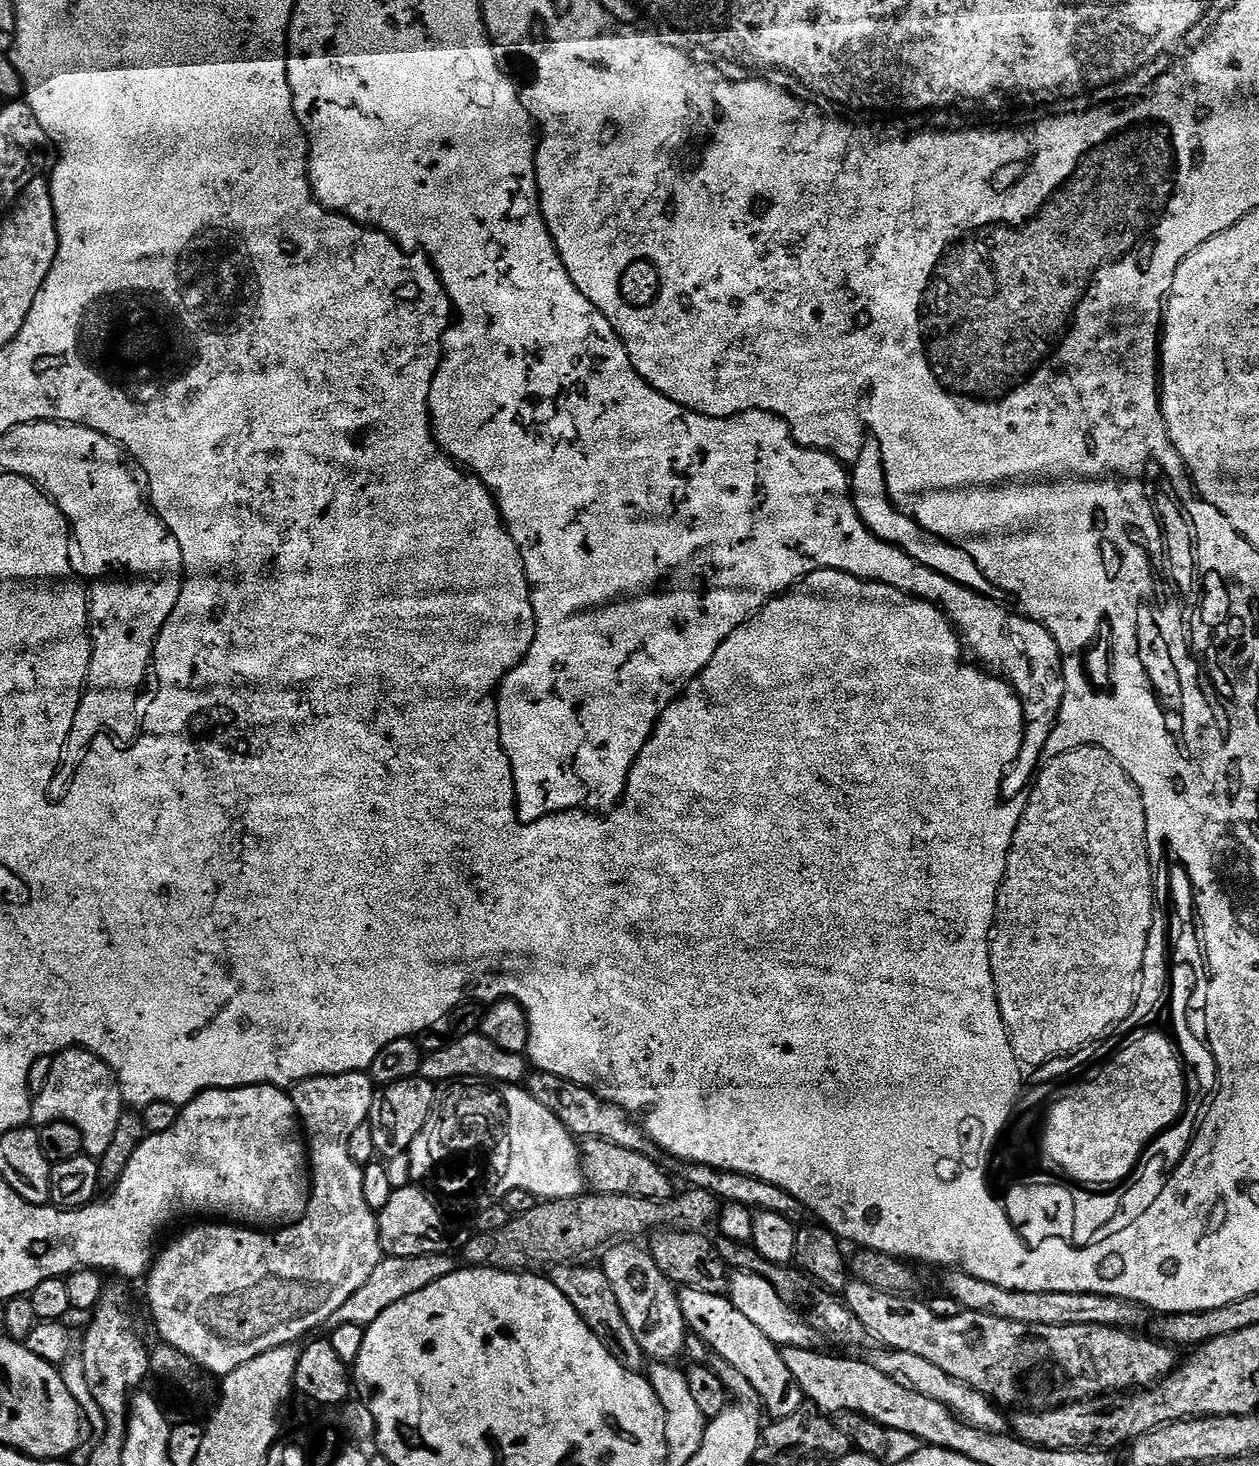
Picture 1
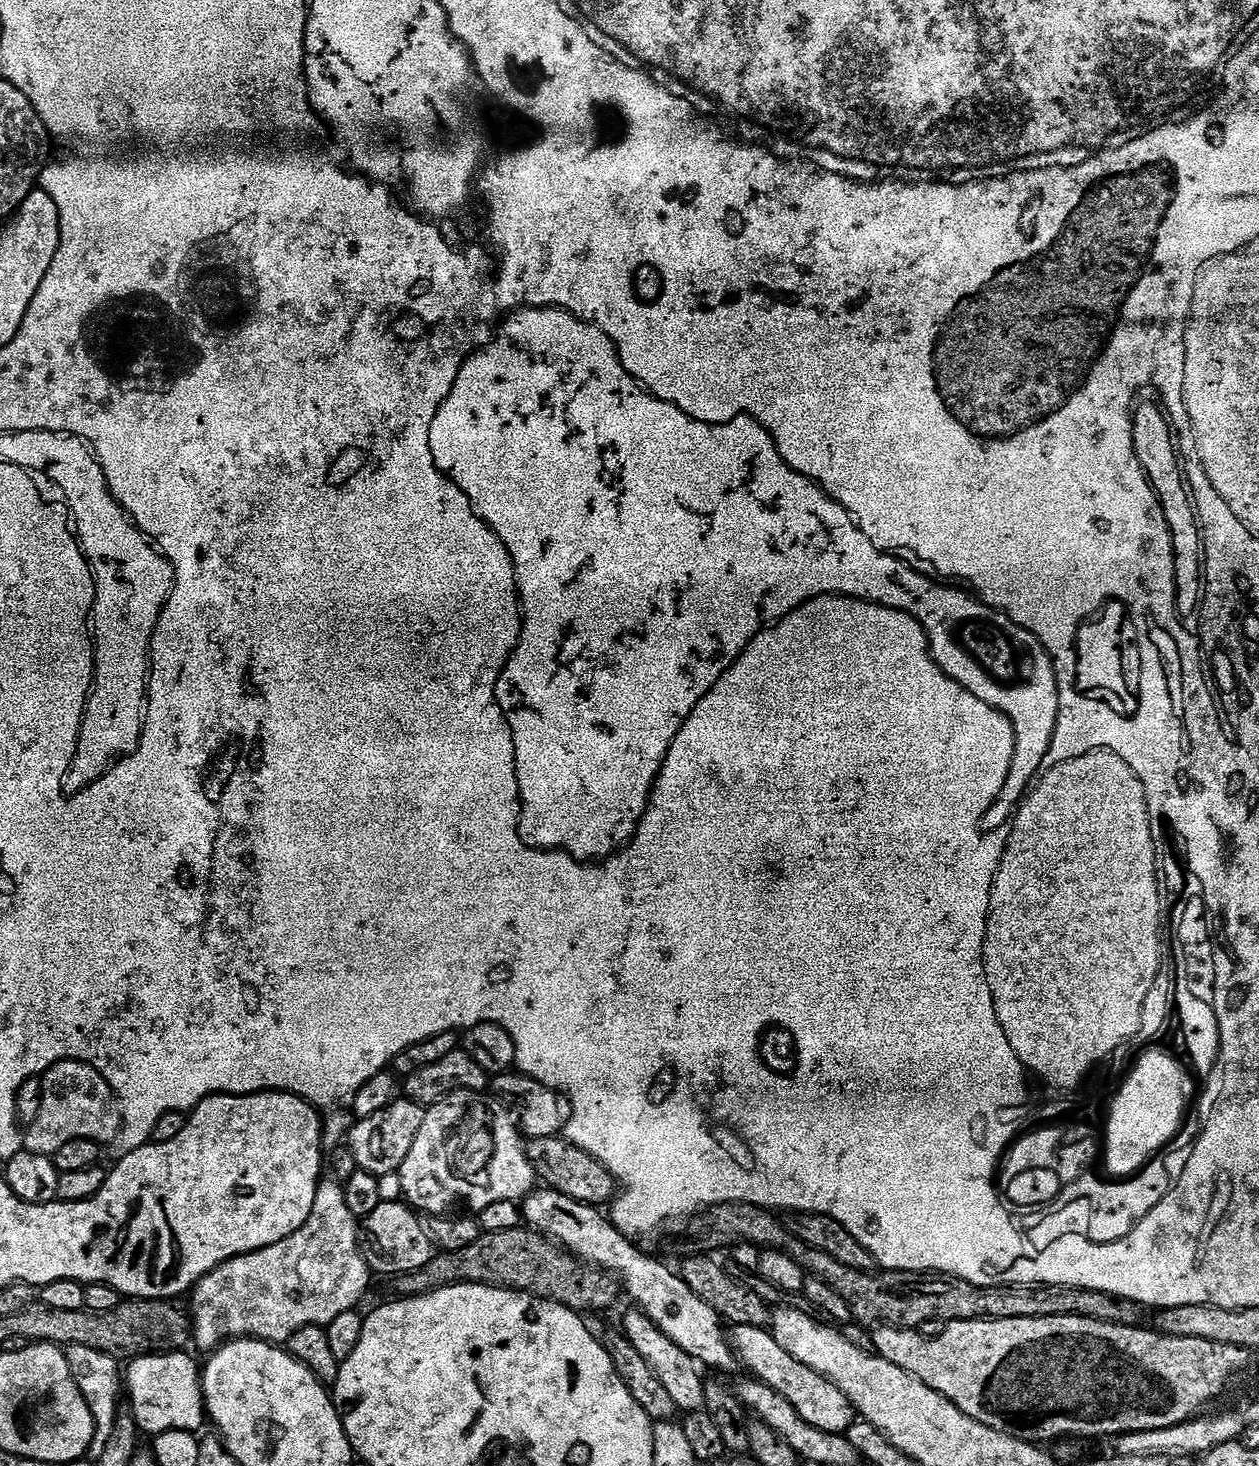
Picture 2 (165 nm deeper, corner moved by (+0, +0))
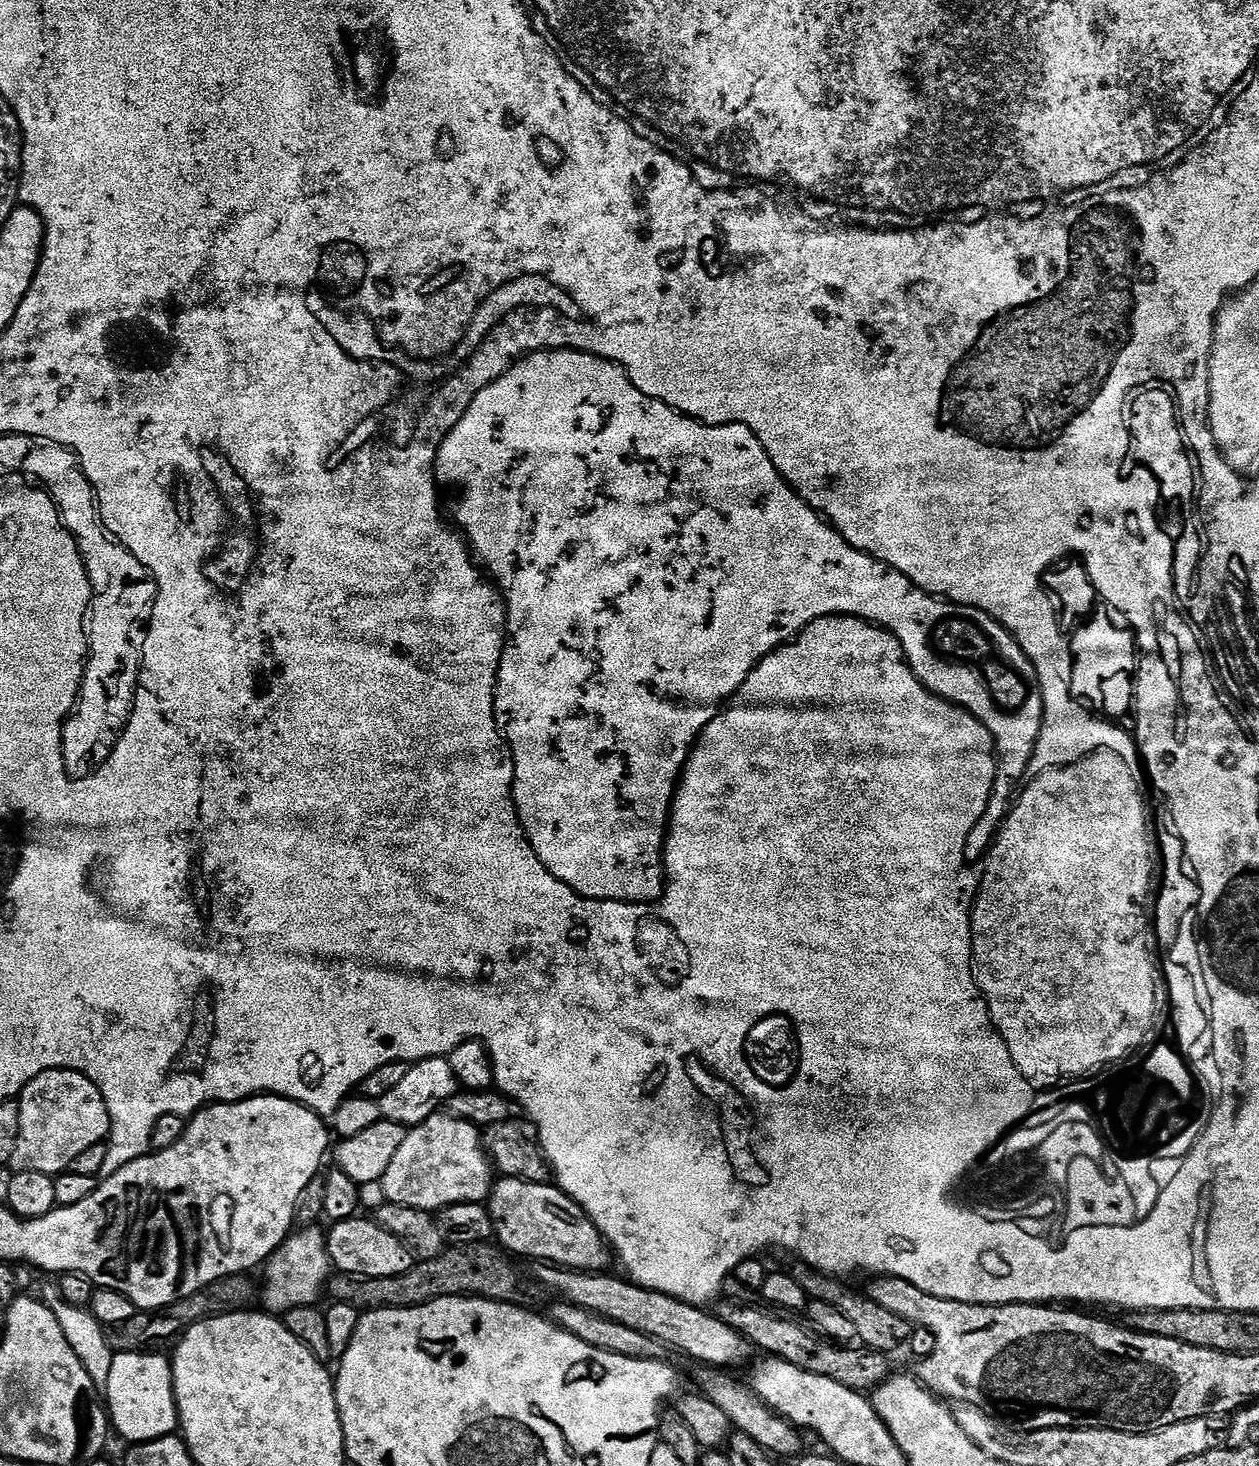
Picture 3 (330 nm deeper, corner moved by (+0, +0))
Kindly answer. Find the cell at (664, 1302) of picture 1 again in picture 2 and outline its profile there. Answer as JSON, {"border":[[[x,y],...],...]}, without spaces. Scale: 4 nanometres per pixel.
{"border":[[[639,1310],[631,1311],[624,1316],[623,1335],[632,1343],[634,1350],[638,1350],[638,1354],[642,1354],[642,1358],[646,1358],[646,1366],[650,1366],[650,1370],[654,1370],[658,1382],[662,1382],[662,1386],[666,1386],[670,1399],[677,1410],[684,1414],[701,1411],[706,1398],[704,1389],[706,1376],[700,1373],[701,1365],[668,1338],[646,1313]]]}

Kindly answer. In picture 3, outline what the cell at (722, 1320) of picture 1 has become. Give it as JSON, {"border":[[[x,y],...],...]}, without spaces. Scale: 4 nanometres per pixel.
{"border":[[[500,1178],[493,1183],[492,1193],[488,1195],[486,1201],[488,1213],[494,1222],[496,1231],[495,1239],[501,1249],[507,1250],[513,1257],[529,1256],[535,1262],[547,1262],[553,1266],[559,1266],[565,1270],[575,1270],[578,1272],[603,1273],[610,1260],[610,1249],[608,1241],[594,1226],[594,1222],[582,1210],[578,1202],[574,1202],[560,1191],[559,1187],[551,1183],[531,1184],[525,1180],[510,1180]]]}

